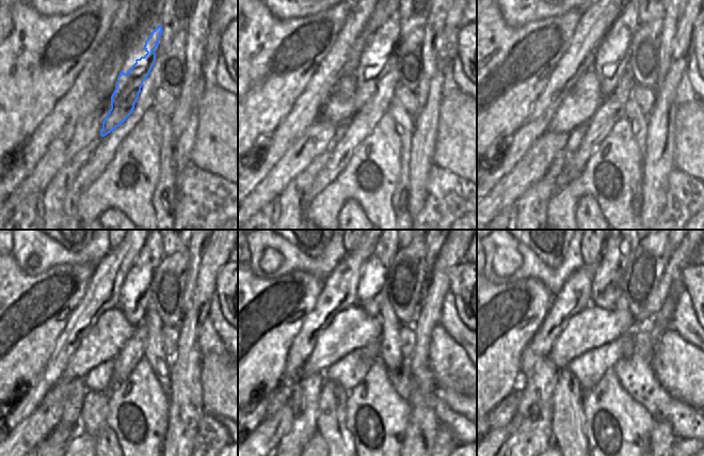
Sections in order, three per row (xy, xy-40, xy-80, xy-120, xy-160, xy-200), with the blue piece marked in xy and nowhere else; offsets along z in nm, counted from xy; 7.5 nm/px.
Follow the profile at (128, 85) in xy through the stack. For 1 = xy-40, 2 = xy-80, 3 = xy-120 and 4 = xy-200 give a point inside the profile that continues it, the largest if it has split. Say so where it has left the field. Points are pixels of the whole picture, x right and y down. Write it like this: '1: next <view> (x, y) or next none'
1: next xy-40 (388, 34)
2: next xy-80 (620, 33)
3: next xy-120 (139, 277)
4: next xy-200 (607, 285)

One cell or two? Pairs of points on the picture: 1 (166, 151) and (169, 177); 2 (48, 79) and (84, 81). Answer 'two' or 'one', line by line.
1: one
2: two

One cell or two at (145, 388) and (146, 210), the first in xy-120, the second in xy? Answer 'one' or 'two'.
one

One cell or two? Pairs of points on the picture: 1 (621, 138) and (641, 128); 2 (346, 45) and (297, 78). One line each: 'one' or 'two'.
1: two
2: two

